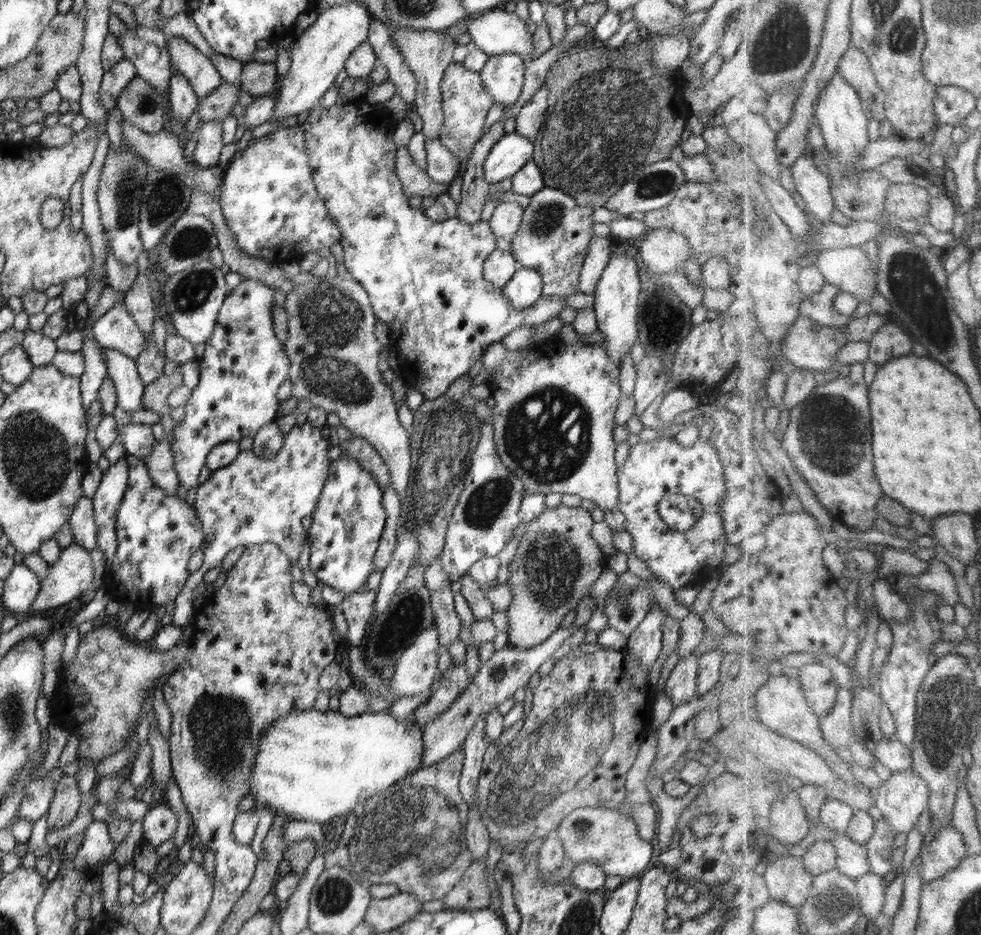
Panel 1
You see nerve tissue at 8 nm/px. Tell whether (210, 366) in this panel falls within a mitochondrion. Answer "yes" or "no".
no

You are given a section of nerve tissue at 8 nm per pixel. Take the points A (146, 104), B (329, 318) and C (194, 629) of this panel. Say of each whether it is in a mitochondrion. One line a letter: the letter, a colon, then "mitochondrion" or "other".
A: mitochondrion
B: mitochondrion
C: other

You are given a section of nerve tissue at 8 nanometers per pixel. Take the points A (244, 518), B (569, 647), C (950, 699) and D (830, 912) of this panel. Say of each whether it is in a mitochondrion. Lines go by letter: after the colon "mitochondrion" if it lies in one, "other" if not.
A: mitochondrion
B: other
C: mitochondrion
D: mitochondrion

